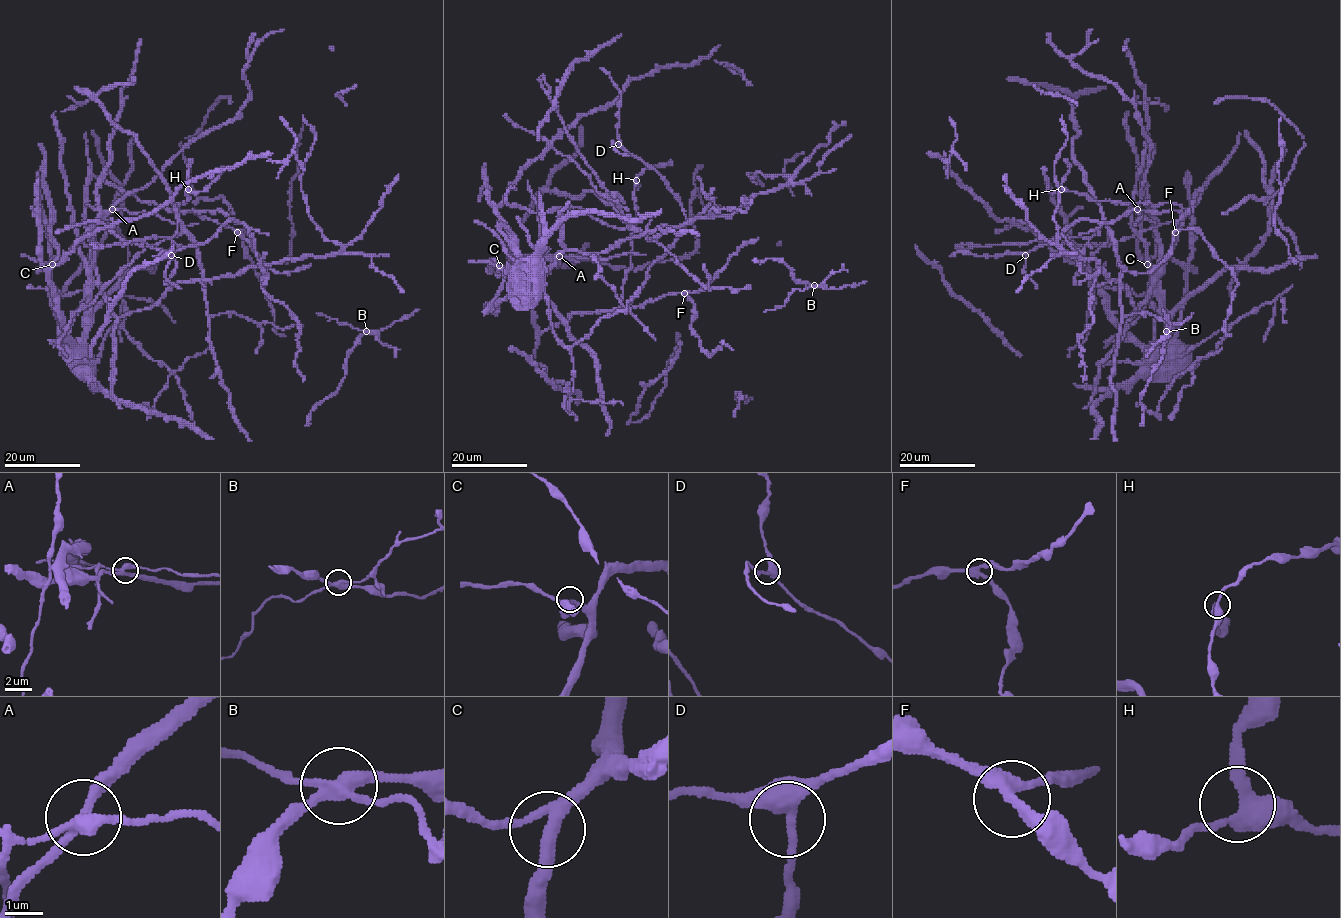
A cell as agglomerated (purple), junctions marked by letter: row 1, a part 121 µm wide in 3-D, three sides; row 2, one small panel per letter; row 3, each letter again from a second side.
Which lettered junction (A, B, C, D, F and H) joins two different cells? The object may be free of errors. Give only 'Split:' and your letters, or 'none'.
Split: B

